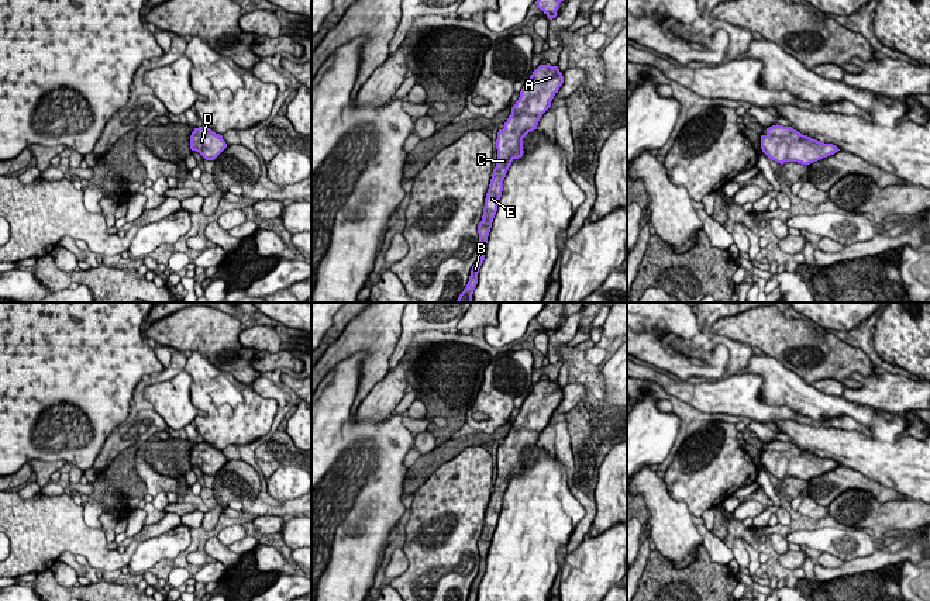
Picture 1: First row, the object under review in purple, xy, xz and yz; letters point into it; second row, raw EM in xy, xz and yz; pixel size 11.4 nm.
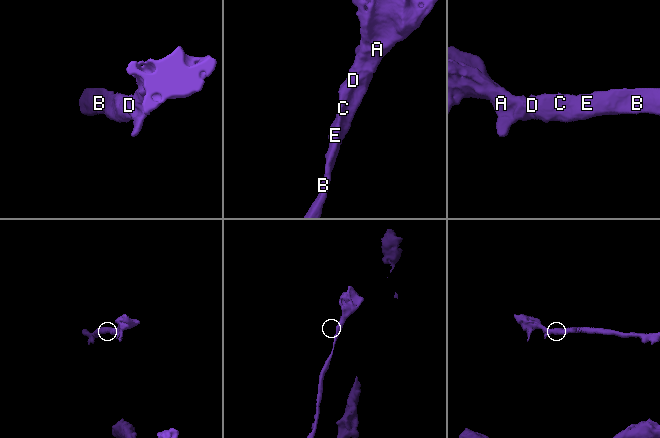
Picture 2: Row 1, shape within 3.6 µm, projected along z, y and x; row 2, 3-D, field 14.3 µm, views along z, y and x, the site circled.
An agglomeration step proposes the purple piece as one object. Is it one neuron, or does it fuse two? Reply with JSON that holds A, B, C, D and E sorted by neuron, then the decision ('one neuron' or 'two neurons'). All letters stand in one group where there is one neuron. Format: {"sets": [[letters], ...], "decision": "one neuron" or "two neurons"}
{"sets": [["A", "B", "C", "D", "E"]], "decision": "one neuron"}

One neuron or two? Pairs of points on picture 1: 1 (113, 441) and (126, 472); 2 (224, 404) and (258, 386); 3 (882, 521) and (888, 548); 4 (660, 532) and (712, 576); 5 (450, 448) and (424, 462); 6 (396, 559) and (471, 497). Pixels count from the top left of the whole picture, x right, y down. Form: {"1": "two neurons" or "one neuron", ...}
{"1": "two neurons", "2": "two neurons", "3": "two neurons", "4": "two neurons", "5": "one neuron", "6": "two neurons"}

